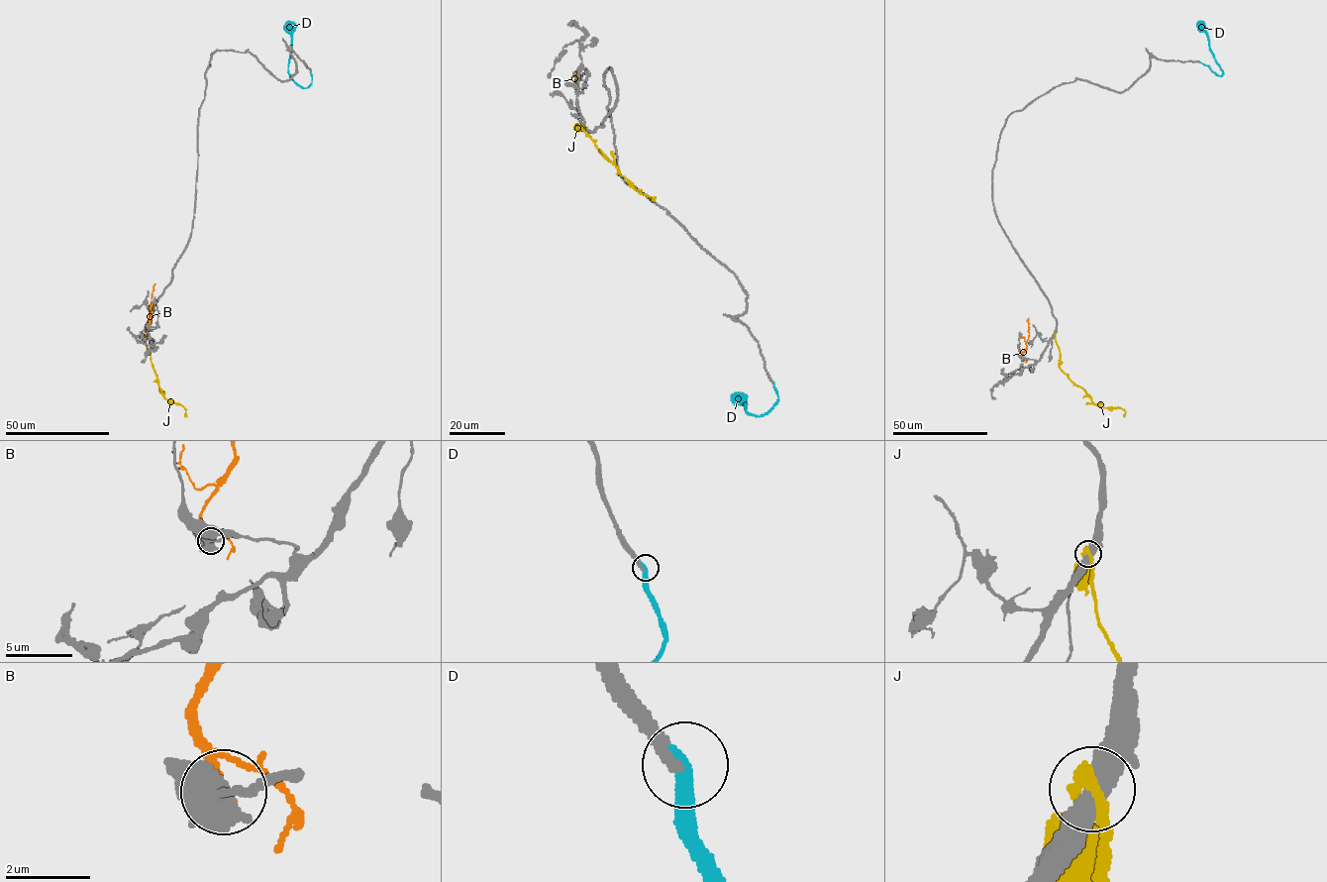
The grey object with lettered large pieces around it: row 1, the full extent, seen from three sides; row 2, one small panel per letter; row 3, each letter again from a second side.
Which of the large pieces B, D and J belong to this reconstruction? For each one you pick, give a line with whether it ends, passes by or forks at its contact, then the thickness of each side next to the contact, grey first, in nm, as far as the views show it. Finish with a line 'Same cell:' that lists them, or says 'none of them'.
D: it ends | 280/280 nm
Same cell: D

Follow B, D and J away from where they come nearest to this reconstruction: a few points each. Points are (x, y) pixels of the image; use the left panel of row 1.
B: (148, 326), (155, 283)
D: (311, 70), (312, 82), (307, 87), (301, 87), (290, 77), (288, 69), (292, 26), (287, 21)
J: (154, 305), (146, 346), (159, 391), (169, 401), (182, 405), (186, 416)

